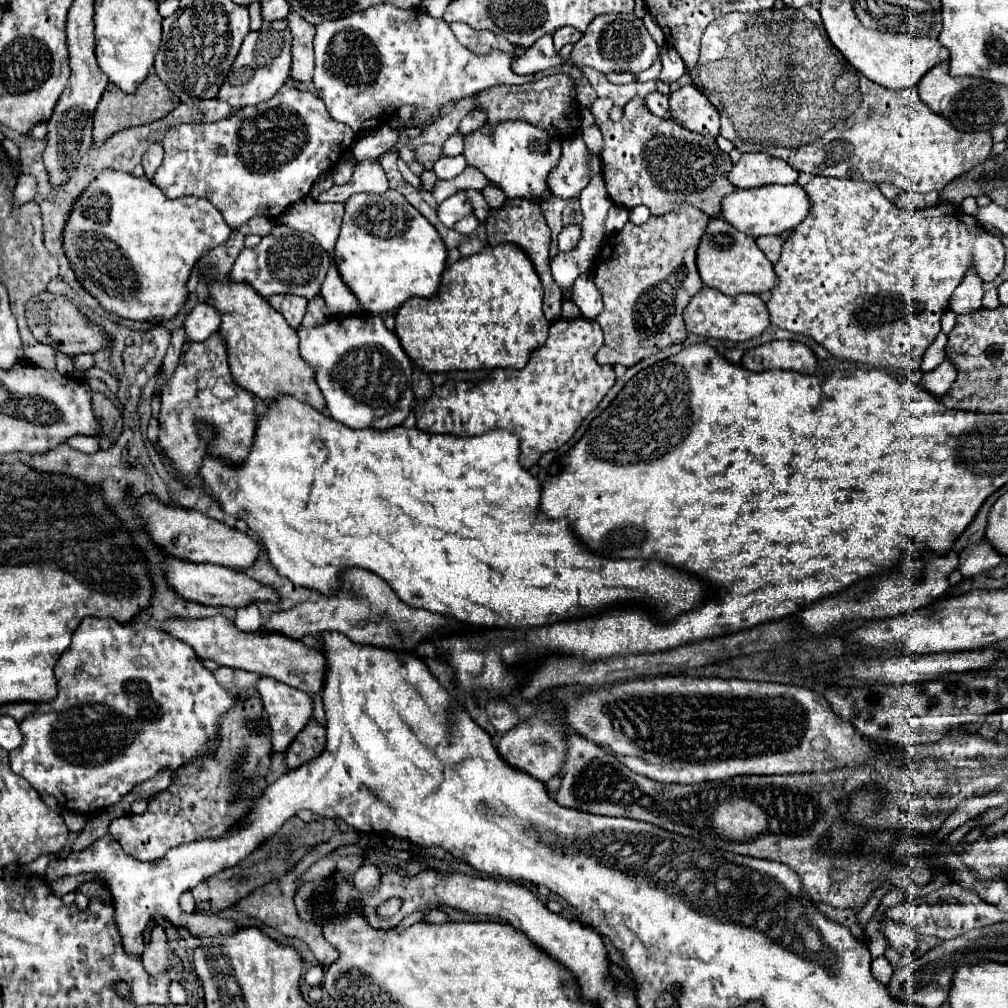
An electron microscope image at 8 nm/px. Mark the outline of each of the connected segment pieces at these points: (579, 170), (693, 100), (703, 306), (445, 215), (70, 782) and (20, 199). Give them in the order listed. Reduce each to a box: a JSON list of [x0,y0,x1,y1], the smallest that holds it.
[[549,132,589,198],[669,84,719,138],[685,286,769,342],[437,192,473,228],[11,616,239,814],[15,176,35,206]]

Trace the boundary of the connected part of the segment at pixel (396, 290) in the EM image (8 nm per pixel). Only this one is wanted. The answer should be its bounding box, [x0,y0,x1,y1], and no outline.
[335,190,447,314]

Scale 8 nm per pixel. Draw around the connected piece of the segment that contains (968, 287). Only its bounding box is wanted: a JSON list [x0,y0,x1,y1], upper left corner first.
[949,274,983,314]

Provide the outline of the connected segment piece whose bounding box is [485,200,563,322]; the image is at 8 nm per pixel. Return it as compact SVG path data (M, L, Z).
M507 200L505 208L501 208L497 212L489 212L485 226L487 226L487 242L491 246L515 244L529 256L535 272L539 274L543 290L545 290L545 294L543 294L545 318L549 322L561 318L563 298L561 298L561 288L553 282L553 276L551 276L551 270L549 270L549 228L545 224L545 218L541 214L539 204L533 204L533 202L527 202L527 200Z

